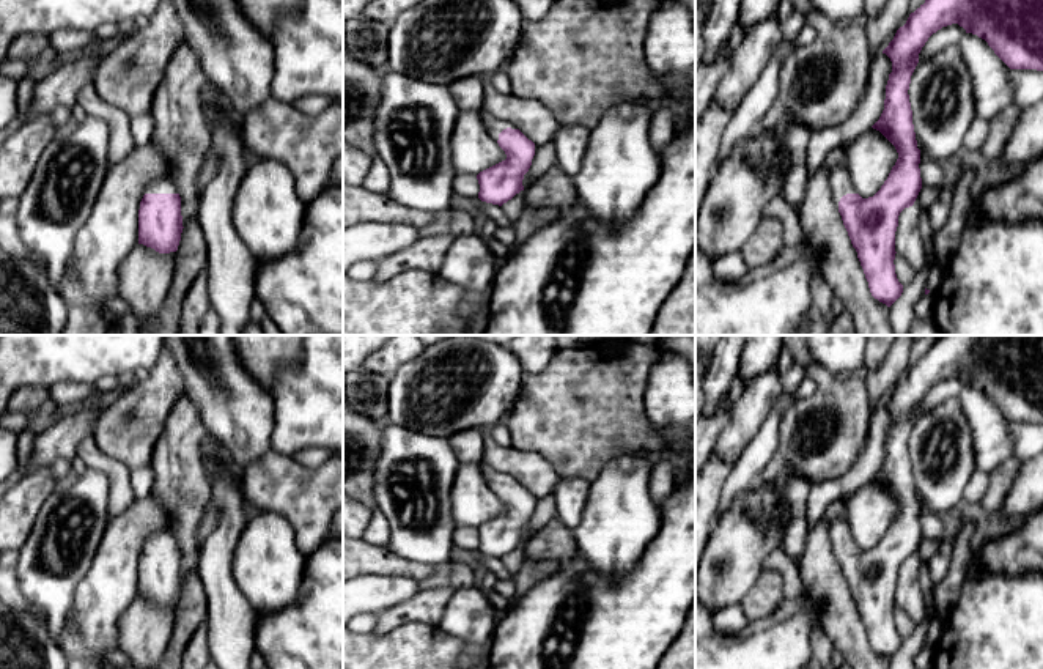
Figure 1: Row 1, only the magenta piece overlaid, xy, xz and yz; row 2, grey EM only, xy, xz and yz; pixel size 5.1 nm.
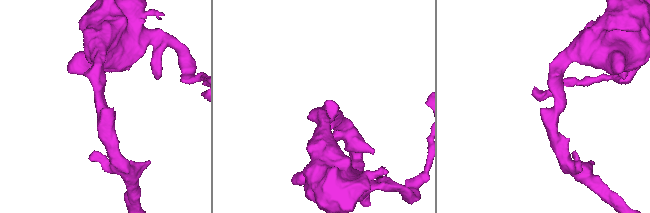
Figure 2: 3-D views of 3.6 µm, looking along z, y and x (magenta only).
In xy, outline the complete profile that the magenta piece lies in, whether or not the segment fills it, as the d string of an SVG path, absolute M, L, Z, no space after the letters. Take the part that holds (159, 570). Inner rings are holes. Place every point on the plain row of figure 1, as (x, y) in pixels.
M170 532L149 535L138 562L138 597L159 606L176 604L181 586L181 549Z

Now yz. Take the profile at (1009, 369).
M941 335L925 356L909 367L906 376L897 383L894 392L883 403L892 414L892 425L886 438L884 463L872 480L895 499L898 512L873 549L862 551L856 545L845 515L831 521L829 538L832 554L857 604L870 645L887 660L903 645L894 617L898 568L905 560L914 557L922 541L920 502L917 501L908 447L911 428L928 390L952 376L985 392L1010 422L1043 423L1043 335Z

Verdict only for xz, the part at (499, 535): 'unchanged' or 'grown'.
grown

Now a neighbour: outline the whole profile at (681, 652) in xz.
M695 600L686 614L681 633L669 645L656 669L695 669Z

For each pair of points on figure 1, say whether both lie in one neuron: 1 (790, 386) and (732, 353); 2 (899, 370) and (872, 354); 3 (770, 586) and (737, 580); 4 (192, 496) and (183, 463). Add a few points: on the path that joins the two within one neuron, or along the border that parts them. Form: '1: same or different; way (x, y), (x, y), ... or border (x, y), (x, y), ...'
1: different; border (779, 351), (777, 367), (784, 389)
2: different; border (889, 351), (883, 361)
3: different; border (765, 569), (757, 583), (738, 603)
4: same; way (184, 488), (183, 471)

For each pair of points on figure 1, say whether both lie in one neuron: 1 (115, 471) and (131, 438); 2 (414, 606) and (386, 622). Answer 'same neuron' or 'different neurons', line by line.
1: different neurons
2: same neuron

